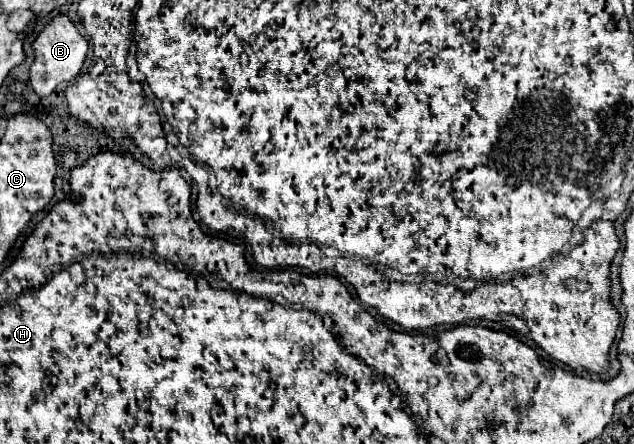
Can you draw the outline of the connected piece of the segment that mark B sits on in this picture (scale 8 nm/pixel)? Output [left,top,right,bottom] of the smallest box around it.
[30,16,88,94]

